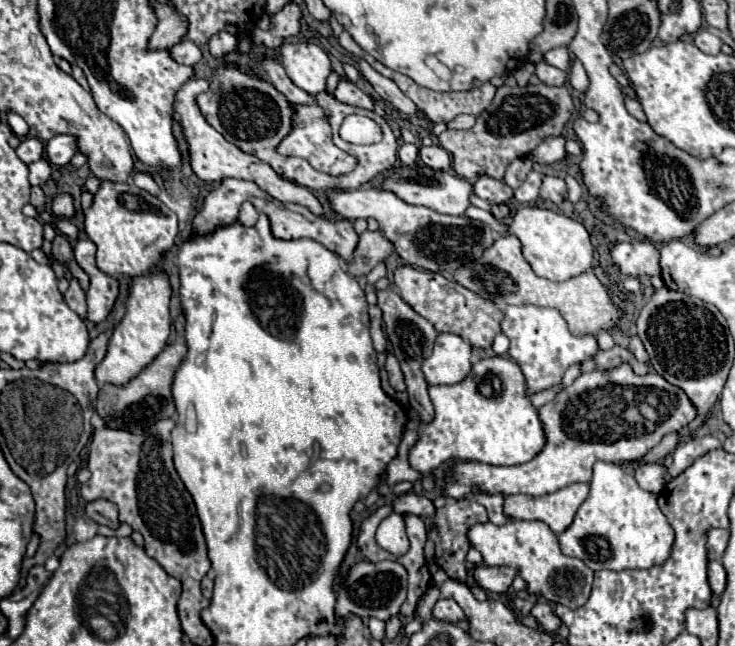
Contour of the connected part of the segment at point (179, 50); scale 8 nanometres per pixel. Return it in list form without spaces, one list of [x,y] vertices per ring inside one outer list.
[[[183,40],[183,42],[179,42],[177,46],[171,48],[171,56],[173,56],[177,62],[181,62],[181,64],[193,66],[193,64],[197,64],[197,62],[201,60],[201,50],[199,50],[199,46],[197,46],[195,42]]]

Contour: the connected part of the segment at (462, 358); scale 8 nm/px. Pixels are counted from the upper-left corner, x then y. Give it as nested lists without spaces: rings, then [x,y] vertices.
[[[439,334],[433,354],[423,362],[429,384],[457,384],[471,370],[471,344],[457,334]]]

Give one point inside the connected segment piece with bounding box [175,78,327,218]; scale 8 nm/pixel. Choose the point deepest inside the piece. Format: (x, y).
(213, 159)

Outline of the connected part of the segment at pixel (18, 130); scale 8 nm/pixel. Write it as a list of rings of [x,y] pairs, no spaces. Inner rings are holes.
[[[9,112],[9,114],[7,114],[7,120],[9,120],[9,126],[11,126],[11,130],[13,130],[13,132],[15,132],[19,138],[29,134],[29,126],[27,126],[27,122],[25,122],[21,116],[17,116],[17,114]]]

